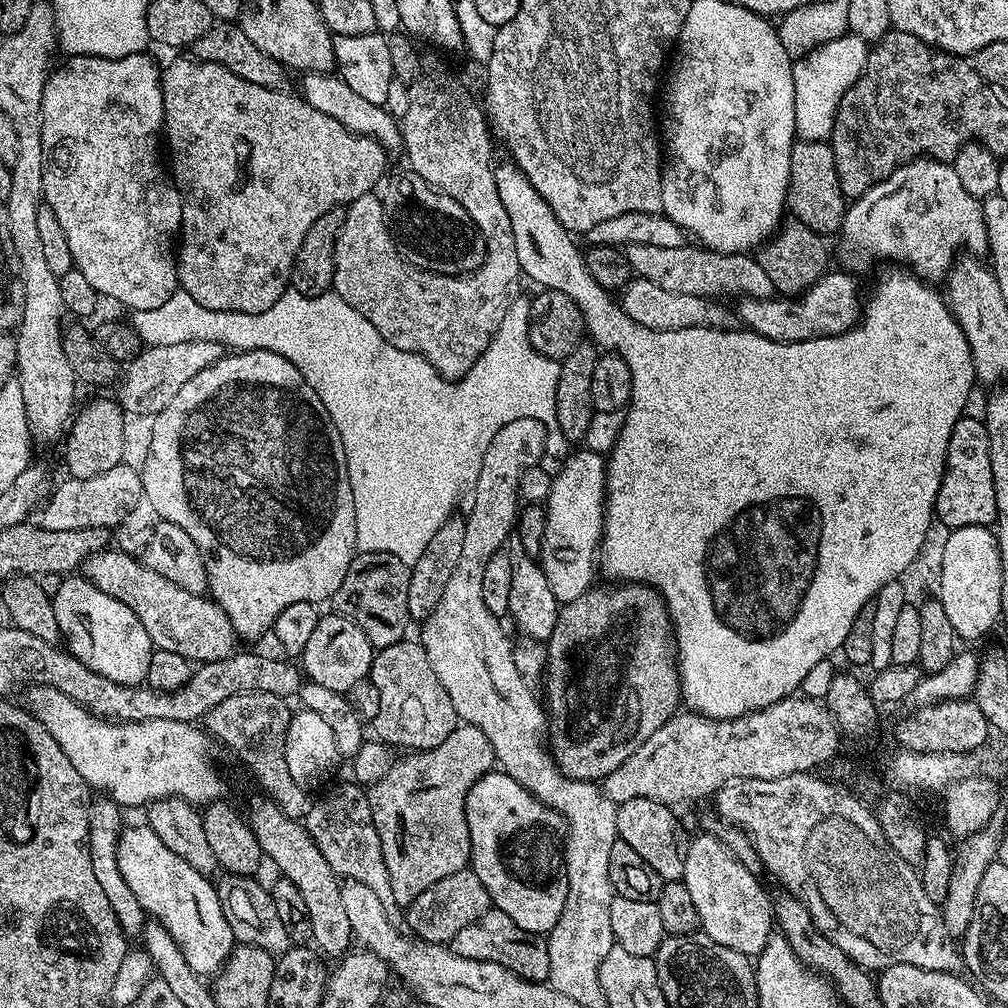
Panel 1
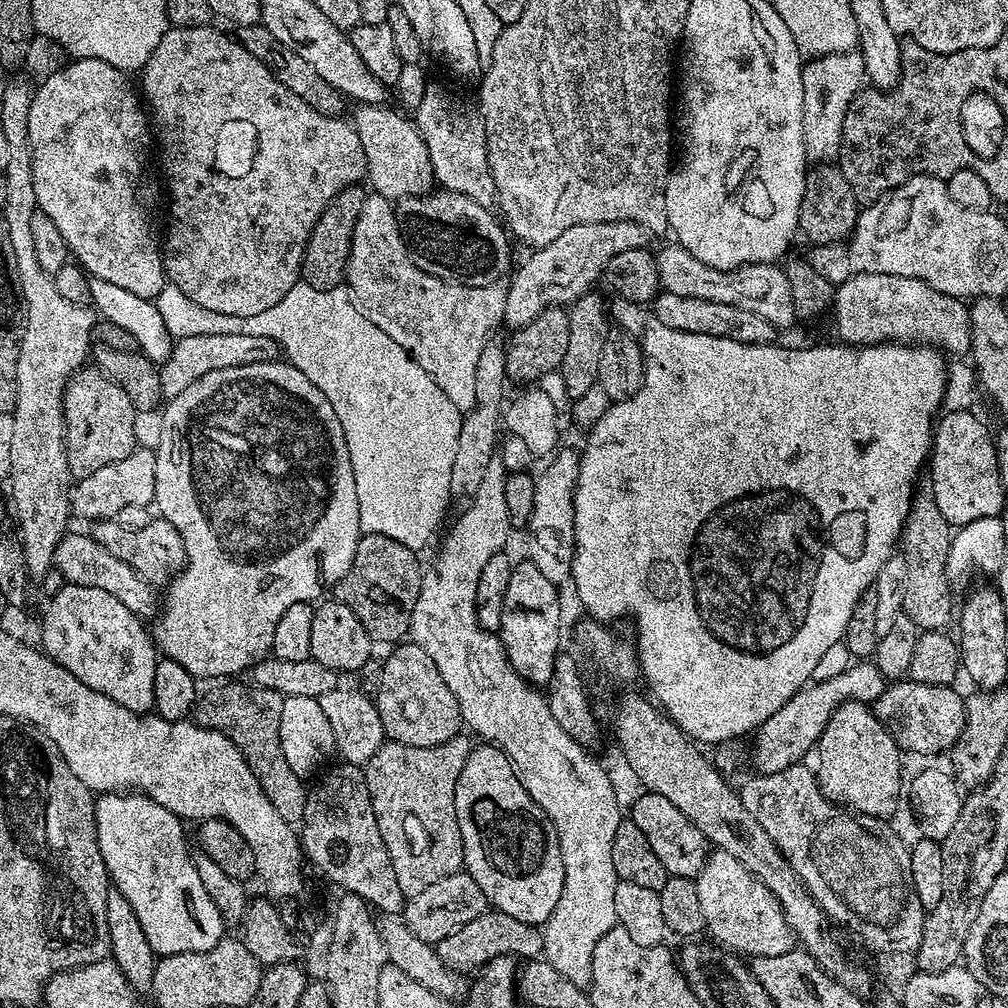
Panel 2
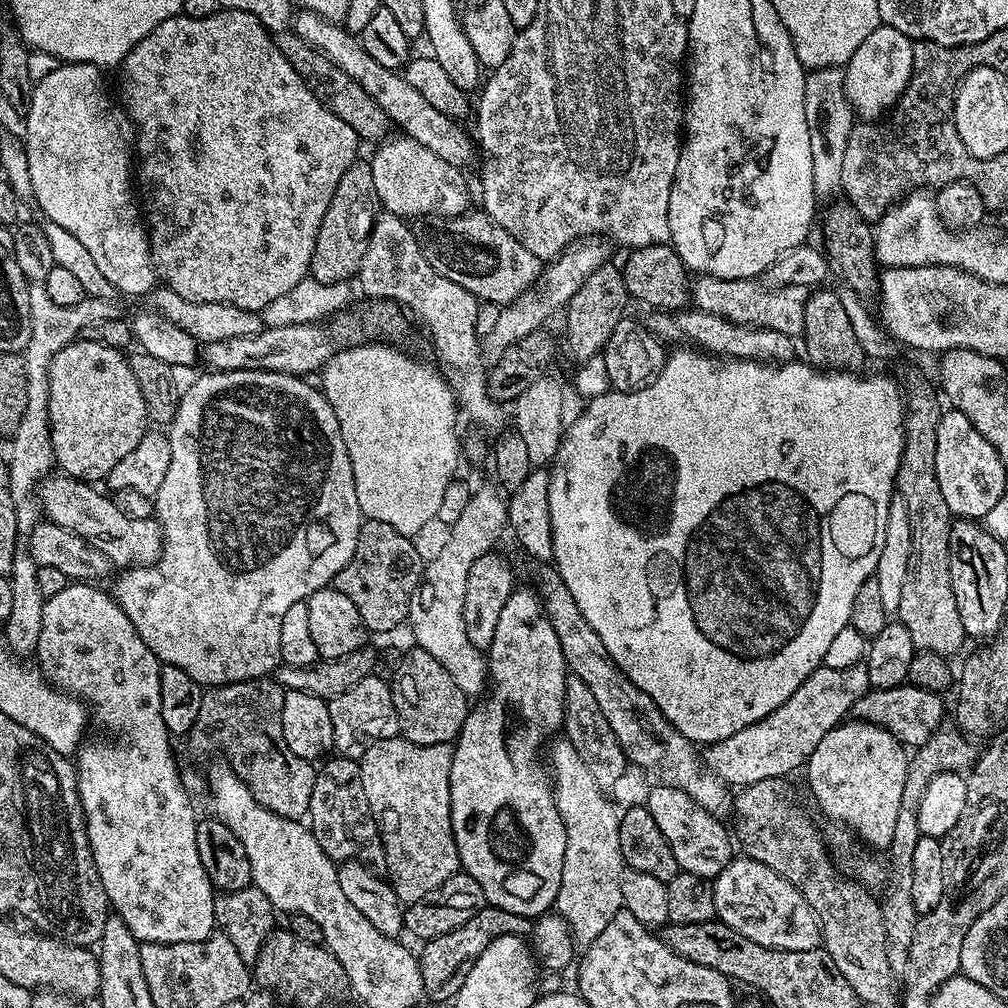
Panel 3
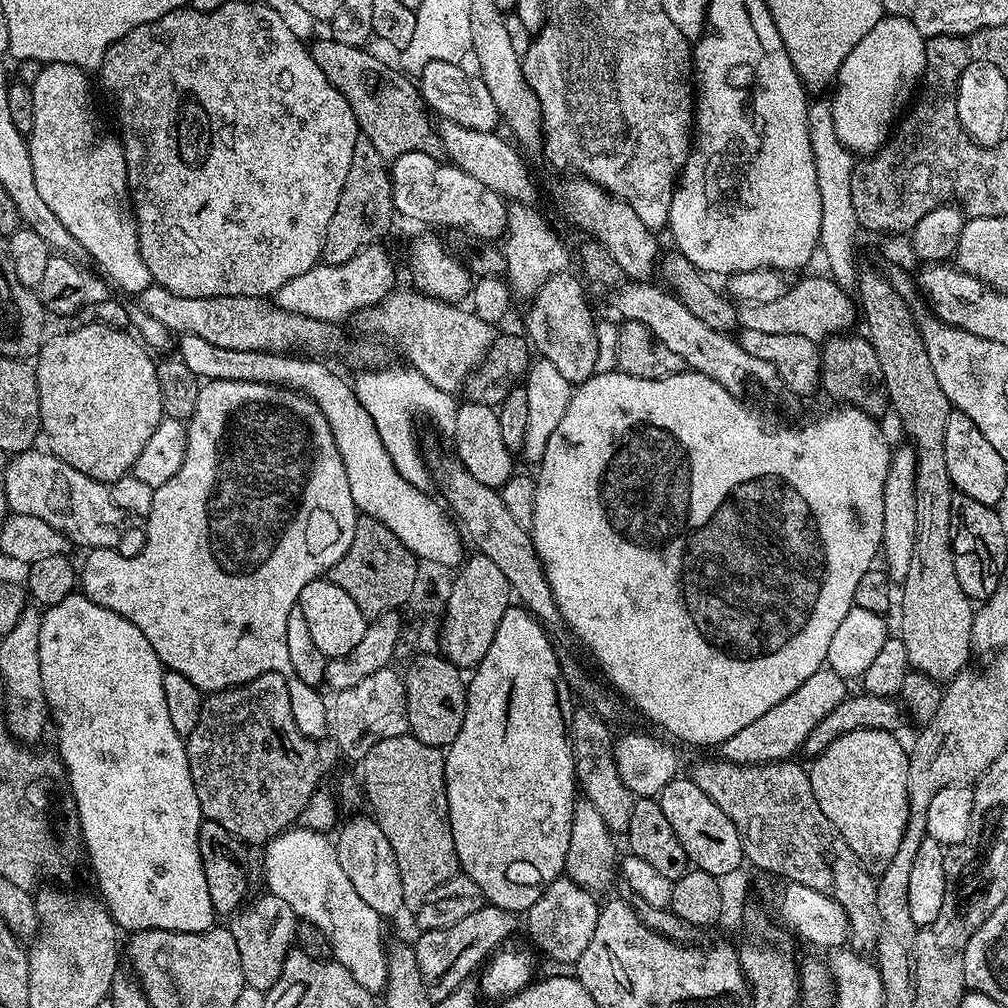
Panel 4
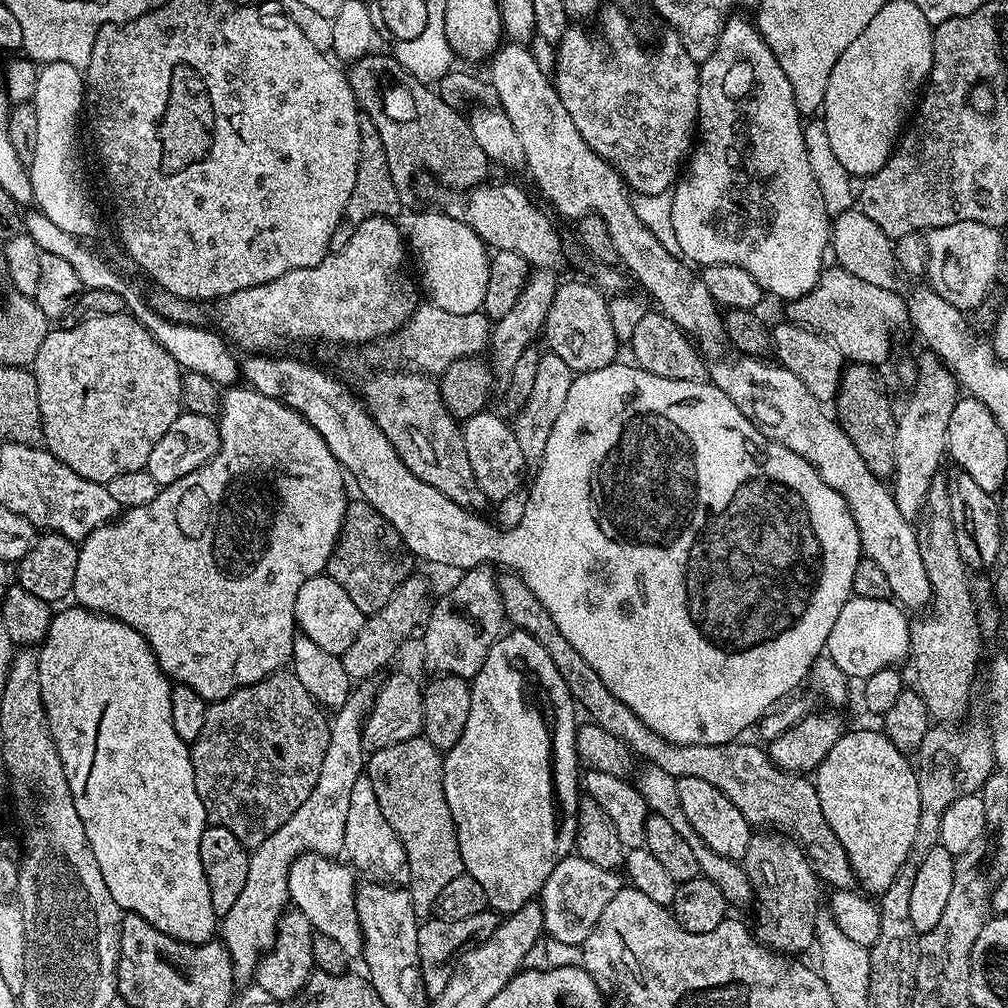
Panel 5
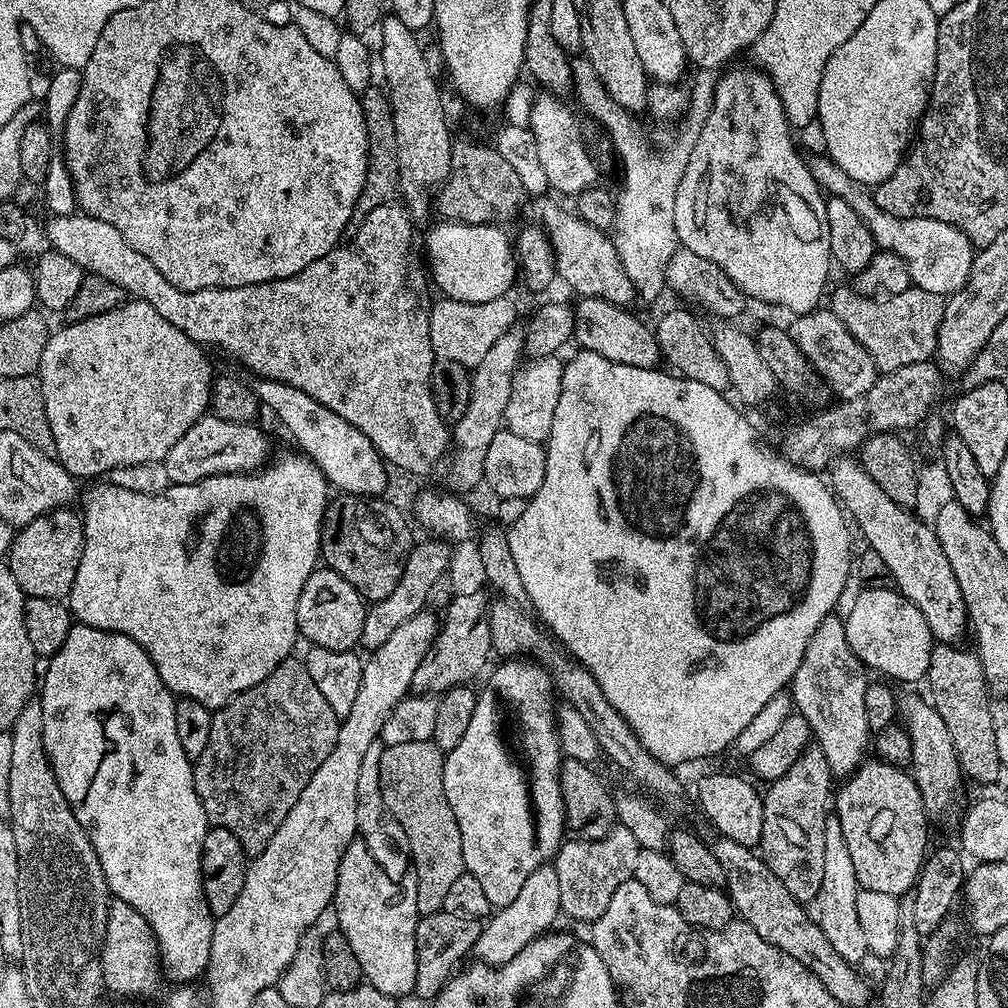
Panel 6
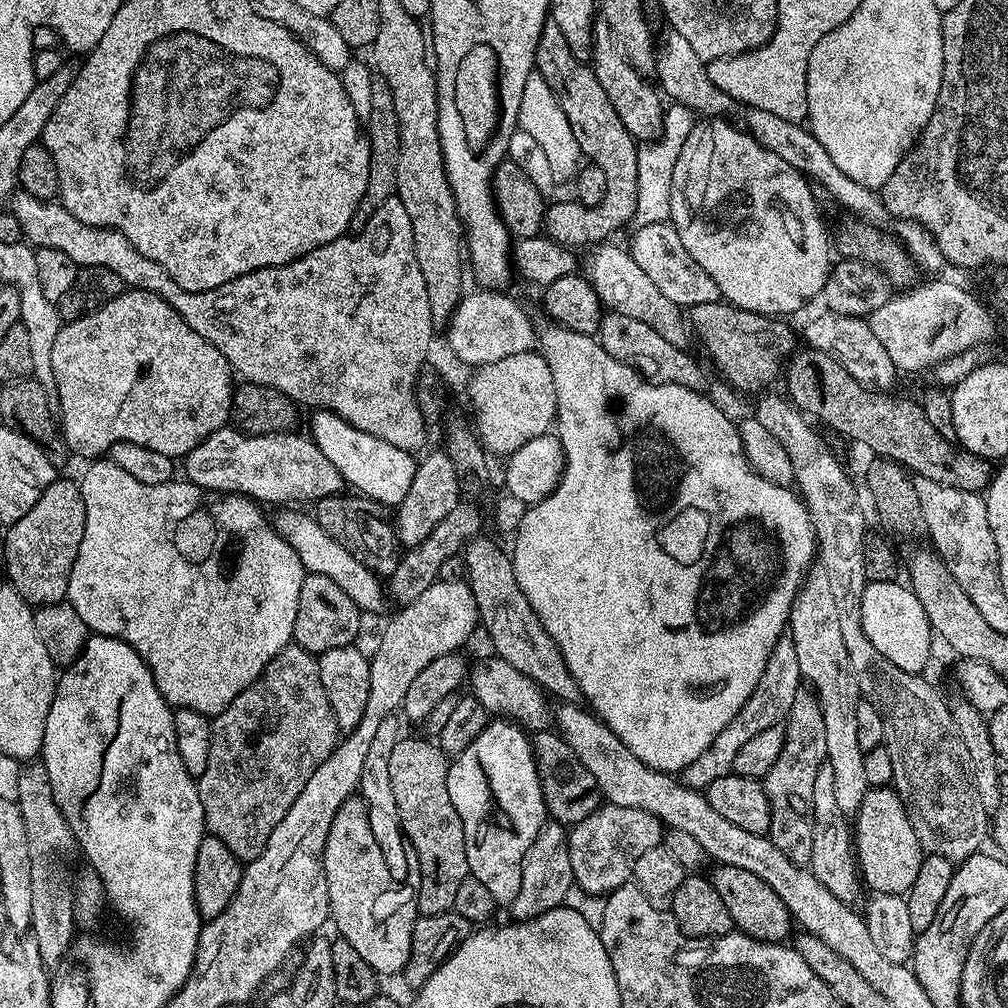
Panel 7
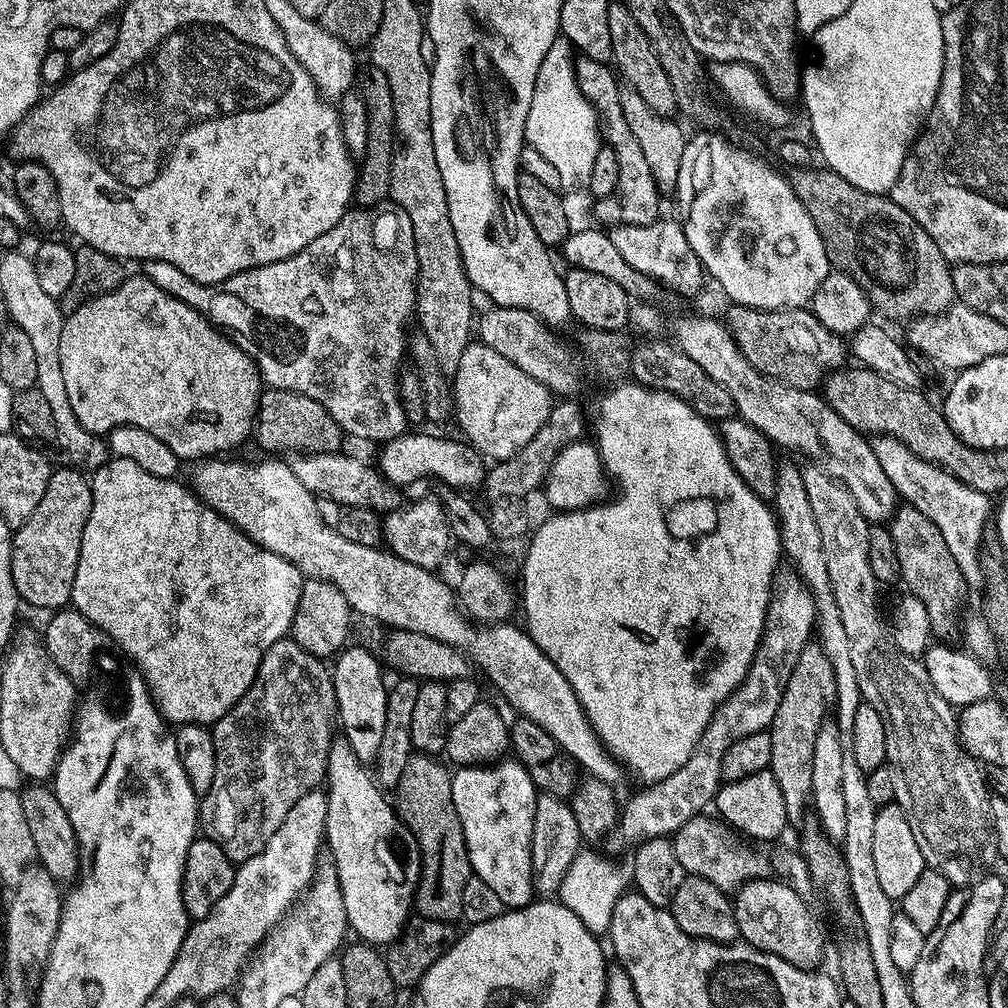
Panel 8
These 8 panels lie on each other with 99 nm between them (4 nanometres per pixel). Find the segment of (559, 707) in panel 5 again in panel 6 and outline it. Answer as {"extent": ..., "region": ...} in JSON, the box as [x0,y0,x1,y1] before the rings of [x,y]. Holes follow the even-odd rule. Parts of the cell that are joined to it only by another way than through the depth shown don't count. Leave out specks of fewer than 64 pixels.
{"extent":[479,658,566,868],"region":[[[508,658],[496,669],[491,669],[492,677],[488,684],[479,689],[479,696],[492,696],[492,704],[496,704],[496,736],[500,736],[500,744],[504,744],[504,752],[508,752],[508,760],[516,764],[516,772],[520,772],[520,780],[524,780],[524,796],[528,796],[528,820],[532,820],[532,848],[536,848],[536,868],[549,863],[556,851],[566,839],[564,826],[564,803],[562,802],[562,786],[560,785],[560,733],[554,723],[554,716],[548,713],[544,705],[544,696],[540,692],[552,692],[554,685],[547,668],[528,658]]]}

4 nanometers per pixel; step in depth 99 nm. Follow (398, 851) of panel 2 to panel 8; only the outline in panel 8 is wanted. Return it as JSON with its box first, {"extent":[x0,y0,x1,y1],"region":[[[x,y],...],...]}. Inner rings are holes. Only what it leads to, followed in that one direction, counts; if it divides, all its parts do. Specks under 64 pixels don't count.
{"extent":[394,754,474,924],"region":[[[413,754],[408,759],[406,770],[402,770],[402,778],[394,789],[394,807],[402,824],[404,820],[420,847],[420,885],[417,883],[414,888],[415,911],[431,920],[452,924],[462,917],[462,890],[466,890],[466,882],[474,873],[462,834],[462,822],[458,818],[458,810],[454,810],[452,772],[447,763],[439,764],[436,760],[439,759],[432,754]]]}

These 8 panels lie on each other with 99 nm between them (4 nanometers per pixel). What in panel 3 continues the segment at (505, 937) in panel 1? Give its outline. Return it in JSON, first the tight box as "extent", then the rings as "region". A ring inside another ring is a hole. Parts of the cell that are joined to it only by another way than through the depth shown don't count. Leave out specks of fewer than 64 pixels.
{"extent":[418,906,533,1002],"region":[[[486,906],[478,914],[474,914],[470,922],[458,926],[458,930],[450,930],[450,934],[442,934],[433,940],[423,941],[421,948],[424,949],[419,949],[418,959],[425,997],[429,1001],[432,999],[452,1002],[462,989],[466,974],[473,969],[474,962],[478,961],[478,956],[482,954],[486,946],[489,946],[490,942],[503,935],[516,935],[524,938],[533,931],[533,928],[533,921],[527,916],[510,914],[510,910]]]}

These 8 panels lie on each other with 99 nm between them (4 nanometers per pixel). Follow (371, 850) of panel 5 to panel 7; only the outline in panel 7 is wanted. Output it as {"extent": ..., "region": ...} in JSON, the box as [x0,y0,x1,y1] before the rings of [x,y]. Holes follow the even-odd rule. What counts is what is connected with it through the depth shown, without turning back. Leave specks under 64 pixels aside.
{"extent":[358,715,410,878],"region":[[[395,715],[384,717],[382,726],[378,726],[378,730],[374,734],[374,742],[370,742],[370,754],[366,754],[364,773],[360,775],[358,796],[368,807],[370,830],[374,830],[374,838],[386,858],[386,866],[390,866],[390,874],[400,878],[408,868],[408,860],[410,864],[410,852],[406,847],[406,837],[400,826],[398,806],[394,802],[394,790],[390,782],[390,758],[388,756],[394,754],[394,746],[398,746],[398,742],[402,738],[400,724],[396,719]]]}

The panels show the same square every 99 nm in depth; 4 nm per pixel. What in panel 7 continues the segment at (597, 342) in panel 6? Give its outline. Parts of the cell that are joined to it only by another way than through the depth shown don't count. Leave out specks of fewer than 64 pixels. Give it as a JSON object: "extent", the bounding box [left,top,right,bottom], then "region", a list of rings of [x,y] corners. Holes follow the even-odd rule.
{"extent":[598,311,708,393],"region":[[[609,311],[600,321],[598,339],[602,347],[618,362],[630,366],[646,380],[654,384],[673,384],[686,386],[695,392],[707,393],[708,380],[700,369],[700,364],[685,349],[674,346],[662,338],[662,334],[650,330],[646,322],[626,318],[626,314]]]}

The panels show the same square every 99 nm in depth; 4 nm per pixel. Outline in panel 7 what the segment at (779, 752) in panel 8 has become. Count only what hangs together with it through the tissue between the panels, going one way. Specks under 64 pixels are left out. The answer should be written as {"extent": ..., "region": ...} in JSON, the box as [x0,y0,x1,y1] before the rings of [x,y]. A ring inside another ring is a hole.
{"extent":[762,690,827,866],"region":[[[801,690],[794,698],[794,706],[790,706],[790,714],[784,724],[782,754],[778,754],[774,766],[770,766],[770,770],[764,775],[762,781],[772,815],[767,835],[771,837],[773,844],[786,854],[790,862],[799,866],[807,866],[810,862],[810,846],[814,843],[814,782],[818,779],[818,772],[827,762],[826,722],[822,722],[822,706],[815,692]]]}

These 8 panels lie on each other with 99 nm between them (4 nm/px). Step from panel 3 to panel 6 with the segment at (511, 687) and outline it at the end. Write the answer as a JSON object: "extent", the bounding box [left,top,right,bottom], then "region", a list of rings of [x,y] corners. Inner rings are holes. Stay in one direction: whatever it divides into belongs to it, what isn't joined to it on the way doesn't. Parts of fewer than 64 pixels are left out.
{"extent":[442,695,536,909],"region":[[[477,695],[466,735],[444,757],[442,786],[446,786],[446,802],[450,802],[454,818],[458,818],[464,870],[478,878],[478,883],[481,884],[486,898],[490,898],[493,909],[514,902],[526,878],[534,874],[536,848],[532,848],[532,820],[528,820],[528,796],[524,796],[524,780],[520,780],[516,764],[508,760],[508,752],[504,752],[504,744],[500,744],[500,736],[496,736],[496,704],[492,704],[492,696]]]}

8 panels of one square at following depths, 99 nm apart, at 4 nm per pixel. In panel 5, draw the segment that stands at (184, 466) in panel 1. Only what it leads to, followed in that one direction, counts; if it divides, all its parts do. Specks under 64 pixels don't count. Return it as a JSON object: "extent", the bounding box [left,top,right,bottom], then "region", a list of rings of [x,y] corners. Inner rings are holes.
{"extent":[72,386,345,701],"region":[[[232,386],[223,393],[218,413],[220,448],[212,460],[207,460],[198,470],[178,478],[178,482],[161,487],[159,494],[146,506],[129,508],[111,524],[103,524],[79,545],[78,570],[74,570],[72,596],[75,603],[101,616],[113,616],[126,626],[138,630],[146,638],[156,655],[156,661],[169,681],[190,686],[198,690],[206,701],[221,700],[247,684],[266,678],[271,672],[281,671],[291,661],[294,638],[298,634],[294,618],[294,598],[302,590],[302,582],[321,575],[328,567],[328,559],[340,537],[340,527],[344,521],[344,480],[345,473],[334,458],[330,446],[310,426],[302,414],[298,414],[281,400],[266,398],[266,394],[255,392],[250,386]]]}

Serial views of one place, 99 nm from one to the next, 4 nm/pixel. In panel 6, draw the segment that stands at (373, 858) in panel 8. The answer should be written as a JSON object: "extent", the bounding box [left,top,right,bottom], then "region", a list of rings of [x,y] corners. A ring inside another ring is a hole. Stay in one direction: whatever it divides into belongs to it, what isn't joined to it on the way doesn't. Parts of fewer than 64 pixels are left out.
{"extent":[334,838,418,998],"region":[[[357,838],[351,840],[338,862],[338,878],[334,897],[334,912],[338,931],[350,942],[362,966],[364,980],[382,994],[403,998],[416,990],[418,958],[416,957],[416,885],[391,880],[374,862],[374,854]]]}

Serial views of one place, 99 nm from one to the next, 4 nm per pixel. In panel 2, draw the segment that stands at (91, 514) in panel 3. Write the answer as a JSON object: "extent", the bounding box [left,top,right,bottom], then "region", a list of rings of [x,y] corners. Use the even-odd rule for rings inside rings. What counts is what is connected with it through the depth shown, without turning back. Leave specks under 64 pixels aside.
{"extent":[91,518,186,586],"region":[[[114,518],[95,521],[91,528],[91,538],[98,542],[98,546],[110,550],[114,558],[122,558],[126,566],[130,566],[153,586],[167,585],[173,576],[179,576],[184,570],[186,553],[182,538],[178,530],[174,530],[174,526],[170,526],[170,522],[162,518],[154,518],[141,528],[124,528]]]}

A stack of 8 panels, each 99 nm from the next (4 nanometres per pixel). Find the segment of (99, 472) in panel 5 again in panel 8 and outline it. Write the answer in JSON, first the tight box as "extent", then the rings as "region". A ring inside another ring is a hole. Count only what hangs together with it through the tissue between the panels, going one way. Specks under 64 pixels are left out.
{"extent":[58,274,262,461],"region":[[[137,274],[129,275],[114,290],[110,290],[101,296],[93,296],[87,300],[78,310],[67,313],[62,330],[62,342],[58,346],[58,358],[62,358],[62,382],[66,382],[66,398],[70,402],[70,410],[74,410],[74,418],[86,426],[86,430],[97,434],[107,434],[114,428],[141,428],[150,430],[156,438],[162,438],[170,450],[180,457],[181,461],[196,460],[203,461],[205,458],[216,458],[221,454],[228,454],[231,448],[236,448],[244,439],[251,437],[256,422],[256,408],[260,404],[260,393],[262,381],[260,371],[256,368],[251,355],[243,352],[237,341],[231,335],[225,334],[217,328],[207,316],[203,316],[198,309],[190,307],[182,302],[174,294],[168,294],[162,290],[148,276]]]}

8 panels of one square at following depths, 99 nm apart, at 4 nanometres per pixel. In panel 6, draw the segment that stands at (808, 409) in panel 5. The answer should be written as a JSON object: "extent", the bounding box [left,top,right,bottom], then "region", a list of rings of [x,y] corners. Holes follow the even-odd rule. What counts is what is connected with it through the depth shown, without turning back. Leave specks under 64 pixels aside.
{"extent":[830,458,969,644],"region":[[[841,458],[831,465],[831,472],[830,487],[842,505],[843,511],[851,517],[854,524],[856,519],[856,524],[864,535],[863,543],[881,555],[882,562],[886,562],[886,570],[890,570],[896,591],[901,592],[910,602],[914,602],[918,610],[922,610],[922,618],[926,618],[926,626],[930,626],[933,641],[942,644],[956,644],[963,641],[960,639],[963,638],[964,632],[966,636],[966,629],[969,627],[968,611],[964,605],[962,590],[958,590],[958,578],[954,578],[954,570],[950,570],[950,561],[946,559],[946,554],[938,542],[935,527],[931,523],[923,524],[918,517],[912,516],[916,514],[896,504],[894,498],[889,498],[883,492],[882,486],[878,486],[878,482],[874,482],[874,478],[866,474],[859,459]]]}

